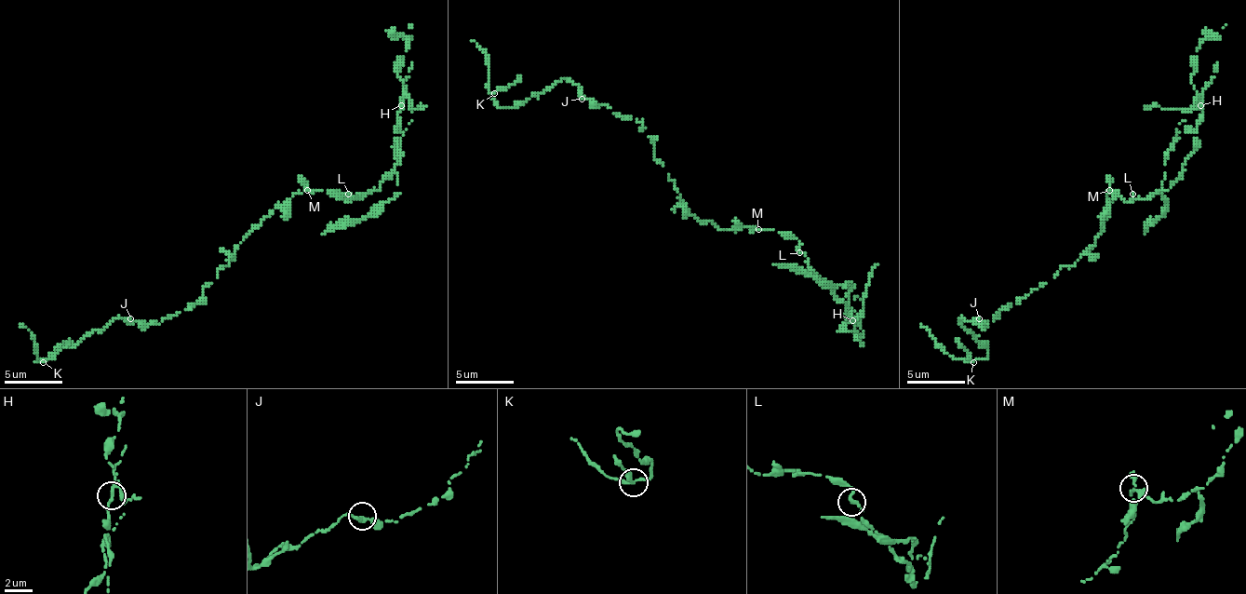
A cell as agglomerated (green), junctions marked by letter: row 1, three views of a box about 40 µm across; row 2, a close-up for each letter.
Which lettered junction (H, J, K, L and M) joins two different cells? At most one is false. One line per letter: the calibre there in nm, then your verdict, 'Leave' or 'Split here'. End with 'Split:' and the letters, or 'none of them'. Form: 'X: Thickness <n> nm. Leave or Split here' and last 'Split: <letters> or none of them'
H: Thickness 240 nm. Split here
J: Thickness 260 nm. Leave
K: Thickness 240 nm. Leave
L: Thickness 280 nm. Leave
M: Thickness 200 nm. Leave
Split: H

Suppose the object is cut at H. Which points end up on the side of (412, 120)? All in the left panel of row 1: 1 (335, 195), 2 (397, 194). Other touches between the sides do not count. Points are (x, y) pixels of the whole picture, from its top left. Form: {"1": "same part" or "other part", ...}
{"1": "other part", "2": "same part"}

